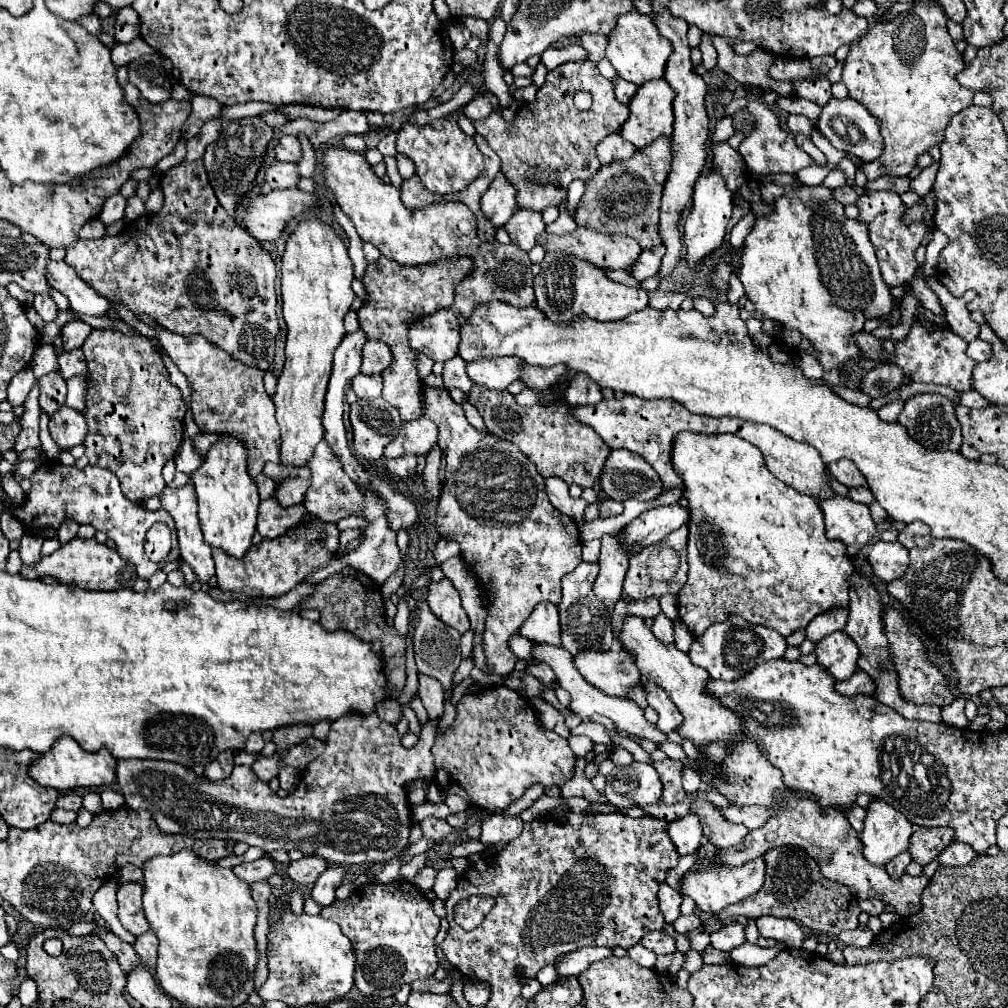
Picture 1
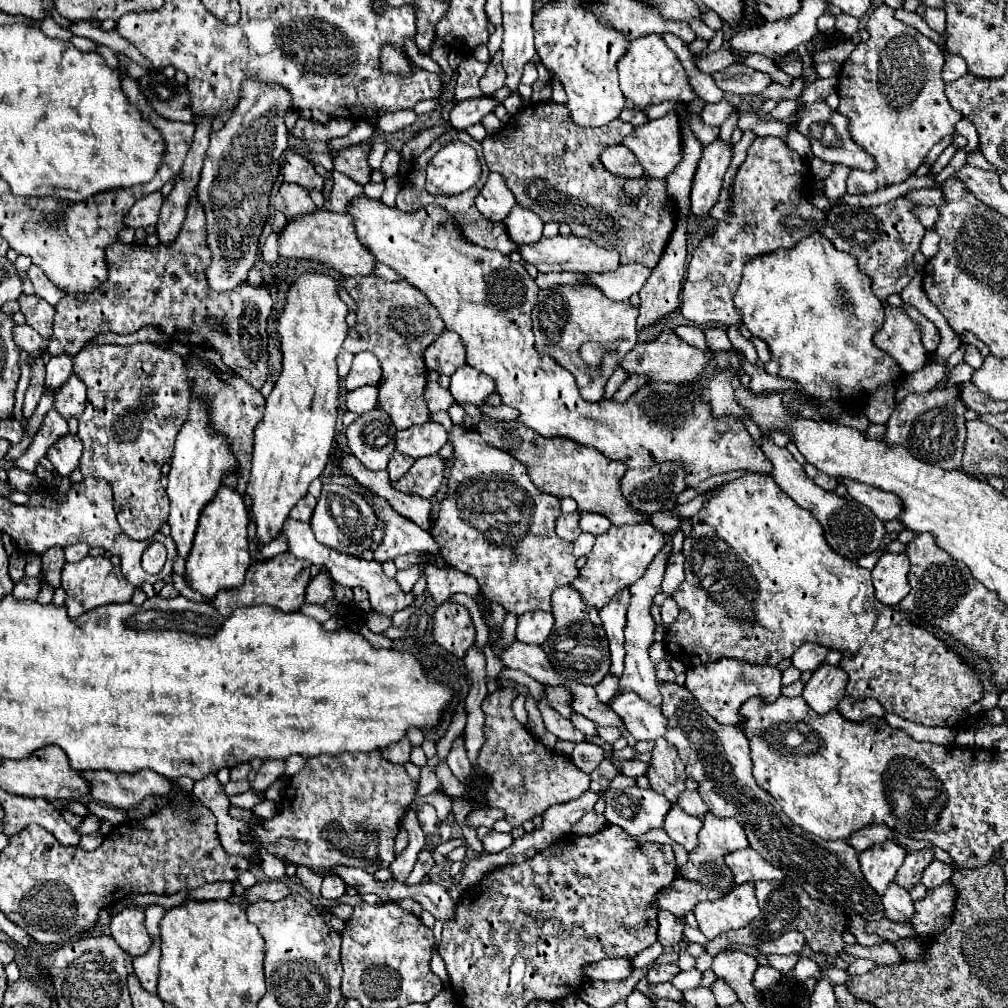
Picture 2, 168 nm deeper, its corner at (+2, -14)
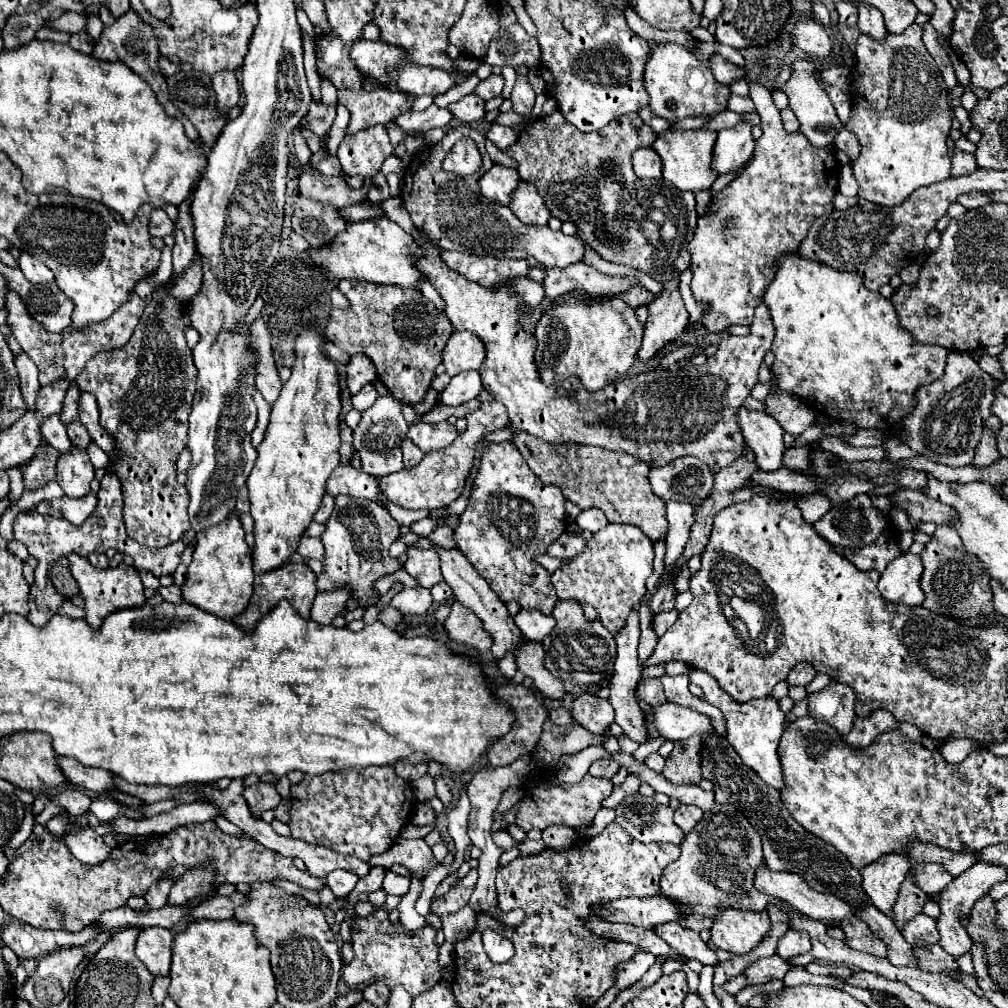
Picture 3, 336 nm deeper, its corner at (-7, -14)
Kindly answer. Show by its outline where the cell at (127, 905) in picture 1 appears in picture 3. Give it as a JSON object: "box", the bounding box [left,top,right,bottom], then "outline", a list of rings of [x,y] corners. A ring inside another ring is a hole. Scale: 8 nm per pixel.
{"box":[136,928,174,976],"outline":[[[144,928],[136,942],[136,956],[154,976],[168,976],[174,934],[168,928]]]}

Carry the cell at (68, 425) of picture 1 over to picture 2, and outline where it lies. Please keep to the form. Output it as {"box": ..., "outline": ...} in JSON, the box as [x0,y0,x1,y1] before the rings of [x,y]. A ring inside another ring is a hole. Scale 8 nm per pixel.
{"box":[47,434,83,476],"outline":[[[69,434],[69,436],[63,436],[63,440],[57,440],[47,450],[47,458],[51,460],[51,464],[55,466],[55,470],[61,476],[67,476],[77,468],[79,458],[81,458],[81,450],[83,450],[83,444],[81,444],[79,436]]]}

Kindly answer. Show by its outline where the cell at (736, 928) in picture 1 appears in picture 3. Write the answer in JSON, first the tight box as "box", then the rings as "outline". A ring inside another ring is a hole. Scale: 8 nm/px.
{"box":[746,956,792,986],"outline":[[[770,956],[770,958],[760,958],[756,964],[746,968],[746,978],[748,986],[752,984],[766,984],[770,980],[782,980],[786,972],[792,968],[792,964],[780,956]]]}

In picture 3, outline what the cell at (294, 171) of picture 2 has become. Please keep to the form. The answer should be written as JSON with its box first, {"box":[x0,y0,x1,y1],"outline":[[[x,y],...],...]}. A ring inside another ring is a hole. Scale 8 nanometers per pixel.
{"box":[298,168,368,208],"outline":[[[308,168],[300,180],[298,180],[298,194],[306,196],[310,200],[342,208],[352,206],[367,198],[368,190],[362,185],[361,188],[353,189],[344,184],[344,180],[336,176],[324,176],[312,168]]]}

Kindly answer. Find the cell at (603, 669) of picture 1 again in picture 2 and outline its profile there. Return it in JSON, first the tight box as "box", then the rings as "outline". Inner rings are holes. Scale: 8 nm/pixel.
{"box":[609,692,667,740],"outline":[[[615,692],[609,706],[623,718],[635,740],[657,740],[665,734],[667,718],[661,714],[661,708],[647,704],[635,692]]]}

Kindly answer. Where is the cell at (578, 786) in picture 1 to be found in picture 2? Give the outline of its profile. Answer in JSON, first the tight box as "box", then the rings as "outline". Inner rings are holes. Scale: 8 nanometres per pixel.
{"box":[573,812,609,834],"outline":[[[587,812],[579,822],[577,826],[573,828],[575,834],[597,834],[601,832],[609,822],[605,820],[603,814],[595,814],[595,812]]]}

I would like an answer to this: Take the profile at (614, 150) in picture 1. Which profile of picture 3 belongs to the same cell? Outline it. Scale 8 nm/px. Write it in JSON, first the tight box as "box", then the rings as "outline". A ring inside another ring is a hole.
{"box":[634,148,662,180],"outline":[[[640,148],[634,152],[634,172],[640,178],[652,178],[660,180],[662,178],[662,160],[652,148]]]}

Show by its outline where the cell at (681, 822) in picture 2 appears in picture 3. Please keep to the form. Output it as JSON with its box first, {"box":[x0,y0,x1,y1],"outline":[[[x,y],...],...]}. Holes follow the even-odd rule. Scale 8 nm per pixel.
{"box":[674,804,702,834],"outline":[[[680,804],[674,810],[674,822],[684,830],[684,834],[688,834],[696,822],[702,818],[702,810],[698,806],[690,806],[690,804]]]}

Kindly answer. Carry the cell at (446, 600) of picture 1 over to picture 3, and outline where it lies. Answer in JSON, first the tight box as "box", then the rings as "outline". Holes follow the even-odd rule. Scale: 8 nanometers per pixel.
{"box":[444,602,492,650],"outline":[[[452,602],[452,610],[448,620],[444,622],[444,628],[448,632],[448,638],[458,644],[466,644],[478,650],[490,650],[492,636],[484,630],[482,620],[470,610],[464,608],[460,602]]]}

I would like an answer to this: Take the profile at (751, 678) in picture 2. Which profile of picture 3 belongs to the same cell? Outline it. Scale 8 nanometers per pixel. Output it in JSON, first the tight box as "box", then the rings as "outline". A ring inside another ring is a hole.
{"box":[688,670,784,792],"outline":[[[690,670],[688,678],[692,684],[700,686],[706,694],[706,700],[720,708],[724,718],[726,718],[726,726],[728,726],[728,742],[730,746],[736,750],[736,754],[740,756],[742,764],[746,768],[750,768],[752,772],[756,772],[760,776],[760,780],[772,788],[776,788],[778,792],[784,790],[784,778],[782,778],[782,766],[780,766],[780,758],[778,758],[778,742],[784,730],[784,714],[778,708],[778,700],[774,700],[772,696],[766,696],[762,700],[750,700],[750,702],[736,702],[732,700],[726,692],[720,690],[720,686],[716,686],[716,680],[700,670]]]}

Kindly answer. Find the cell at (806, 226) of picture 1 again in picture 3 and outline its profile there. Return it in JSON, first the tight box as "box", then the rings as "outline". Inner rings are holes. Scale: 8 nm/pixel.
{"box":[764,252,948,432],"outline":[[[796,252],[794,254],[786,254],[780,264],[778,264],[778,272],[774,276],[774,280],[770,282],[770,286],[766,288],[766,294],[764,294],[764,302],[768,304],[770,308],[770,314],[772,314],[772,322],[776,326],[776,336],[774,336],[774,342],[772,342],[772,354],[776,356],[774,360],[774,366],[772,366],[772,372],[776,374],[778,378],[778,386],[782,390],[790,390],[794,392],[800,400],[804,400],[808,406],[812,406],[816,412],[820,414],[828,414],[830,418],[834,420],[842,420],[842,422],[850,422],[854,424],[856,428],[878,428],[882,432],[890,432],[896,422],[900,422],[912,408],[914,408],[914,394],[920,386],[924,384],[930,384],[934,380],[938,380],[942,374],[944,374],[944,366],[946,366],[946,356],[948,356],[948,350],[946,348],[940,348],[940,346],[934,346],[934,344],[920,344],[914,340],[914,336],[904,330],[898,322],[898,314],[892,306],[890,300],[884,300],[878,292],[868,292],[864,288],[864,282],[858,274],[854,272],[838,272],[830,266],[824,266],[824,264],[818,264],[814,260],[804,260],[800,258]]]}

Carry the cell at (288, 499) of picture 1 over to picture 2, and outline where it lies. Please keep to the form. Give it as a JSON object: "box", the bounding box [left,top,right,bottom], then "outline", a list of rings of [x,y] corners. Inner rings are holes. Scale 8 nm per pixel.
{"box":[291,494,317,522],"outline":[[[311,494],[303,496],[303,500],[299,500],[299,504],[295,504],[295,508],[291,510],[291,518],[301,520],[301,522],[309,522],[315,504],[317,504],[317,500]]]}

